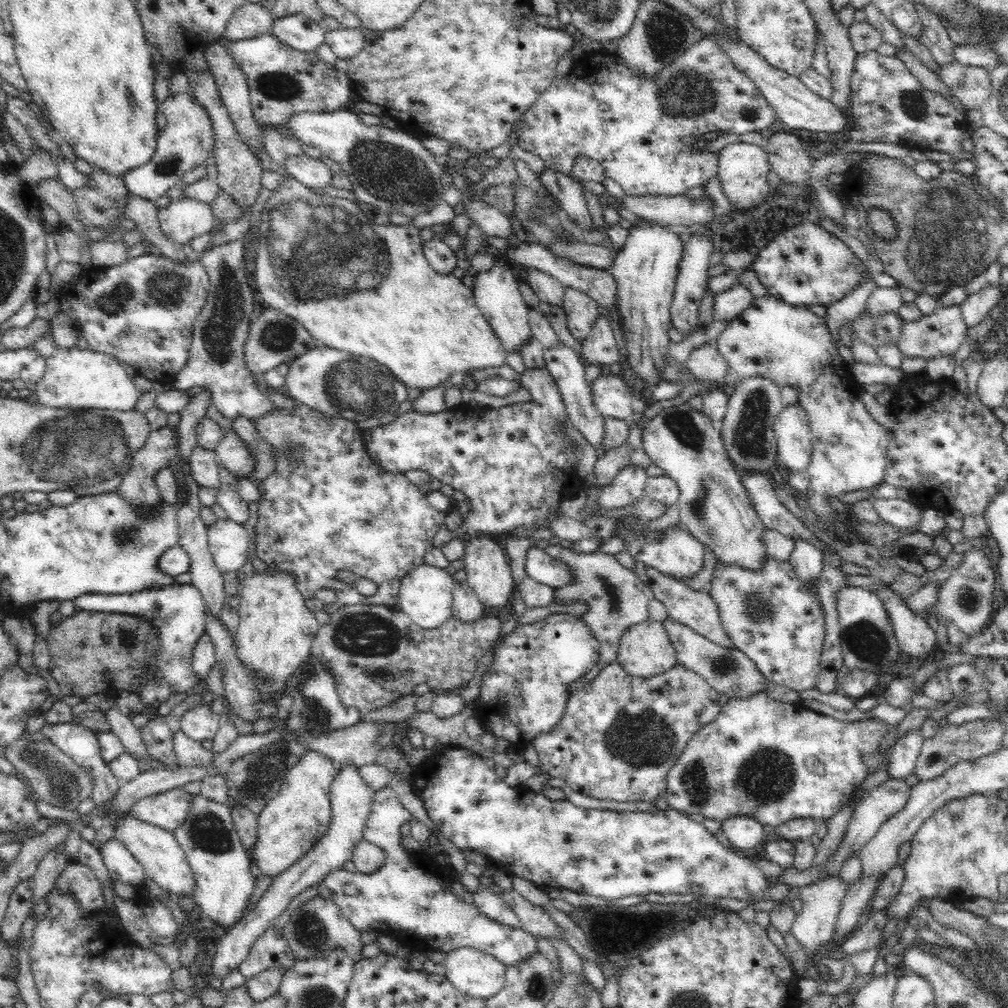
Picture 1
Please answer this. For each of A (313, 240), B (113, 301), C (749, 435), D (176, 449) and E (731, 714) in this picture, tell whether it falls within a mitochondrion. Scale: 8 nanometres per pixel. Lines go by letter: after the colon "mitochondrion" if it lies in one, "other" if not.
A: mitochondrion
B: mitochondrion
C: mitochondrion
D: other
E: other

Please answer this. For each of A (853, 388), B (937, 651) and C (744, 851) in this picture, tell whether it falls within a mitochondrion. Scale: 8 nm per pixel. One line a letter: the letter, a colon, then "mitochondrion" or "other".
A: other
B: other
C: other

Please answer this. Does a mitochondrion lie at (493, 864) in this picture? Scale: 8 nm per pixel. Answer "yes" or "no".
no

